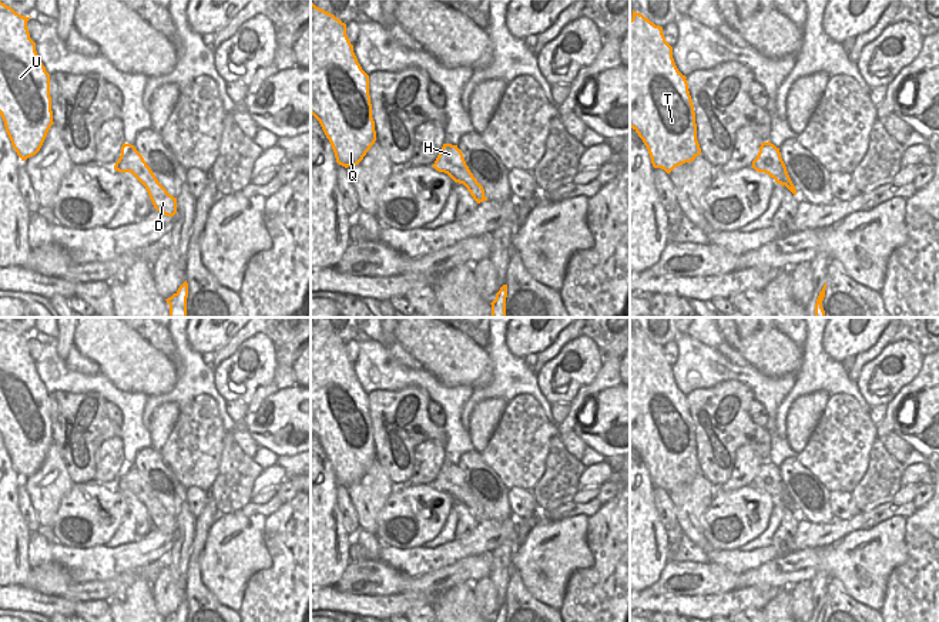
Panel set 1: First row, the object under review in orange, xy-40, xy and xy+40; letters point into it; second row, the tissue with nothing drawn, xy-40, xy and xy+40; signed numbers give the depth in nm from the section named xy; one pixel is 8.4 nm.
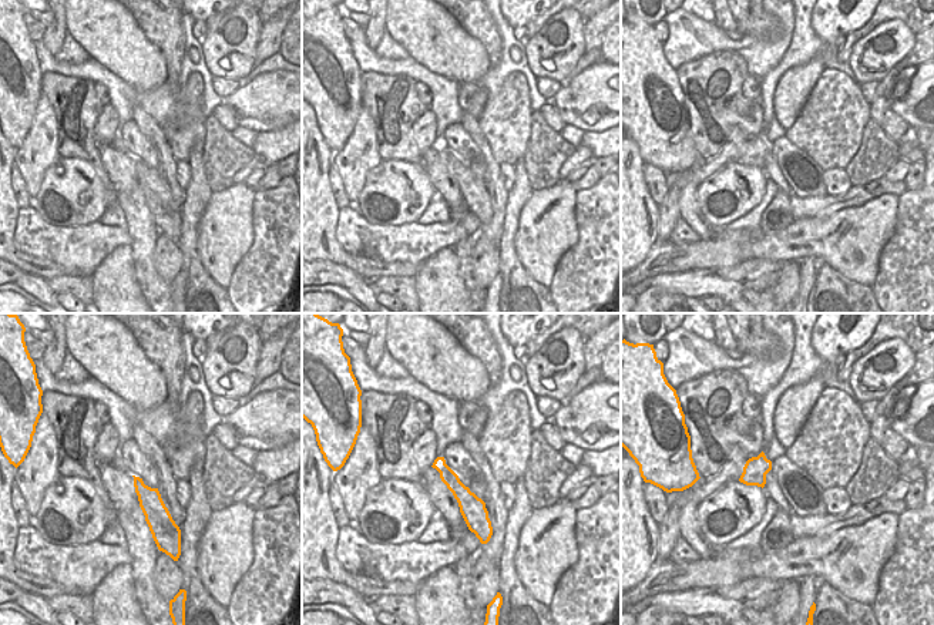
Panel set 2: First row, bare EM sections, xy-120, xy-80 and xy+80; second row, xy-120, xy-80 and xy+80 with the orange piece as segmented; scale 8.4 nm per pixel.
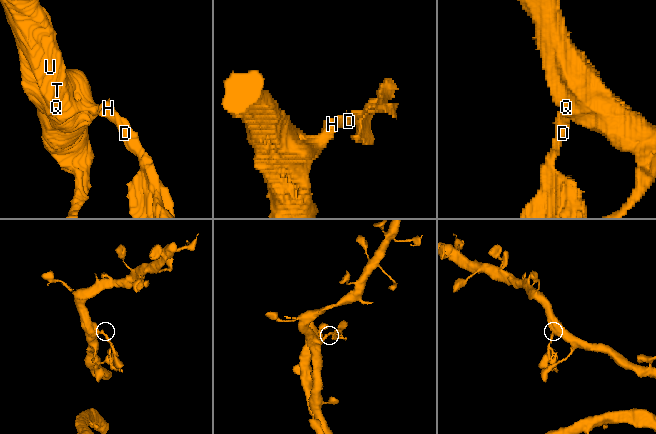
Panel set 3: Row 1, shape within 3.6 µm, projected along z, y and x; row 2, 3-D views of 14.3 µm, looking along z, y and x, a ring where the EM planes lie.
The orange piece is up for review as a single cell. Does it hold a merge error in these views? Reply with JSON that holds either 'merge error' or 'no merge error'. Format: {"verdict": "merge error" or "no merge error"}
{"verdict": "merge error"}

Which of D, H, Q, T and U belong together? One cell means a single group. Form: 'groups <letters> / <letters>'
groups D / H Q T U

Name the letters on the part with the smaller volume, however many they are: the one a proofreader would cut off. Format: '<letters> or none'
D

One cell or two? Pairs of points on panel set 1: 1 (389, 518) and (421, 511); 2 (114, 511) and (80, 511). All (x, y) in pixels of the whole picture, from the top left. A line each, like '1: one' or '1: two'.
1: one
2: one

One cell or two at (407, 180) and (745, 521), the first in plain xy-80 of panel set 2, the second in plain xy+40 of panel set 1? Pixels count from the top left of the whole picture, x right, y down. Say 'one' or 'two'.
one

